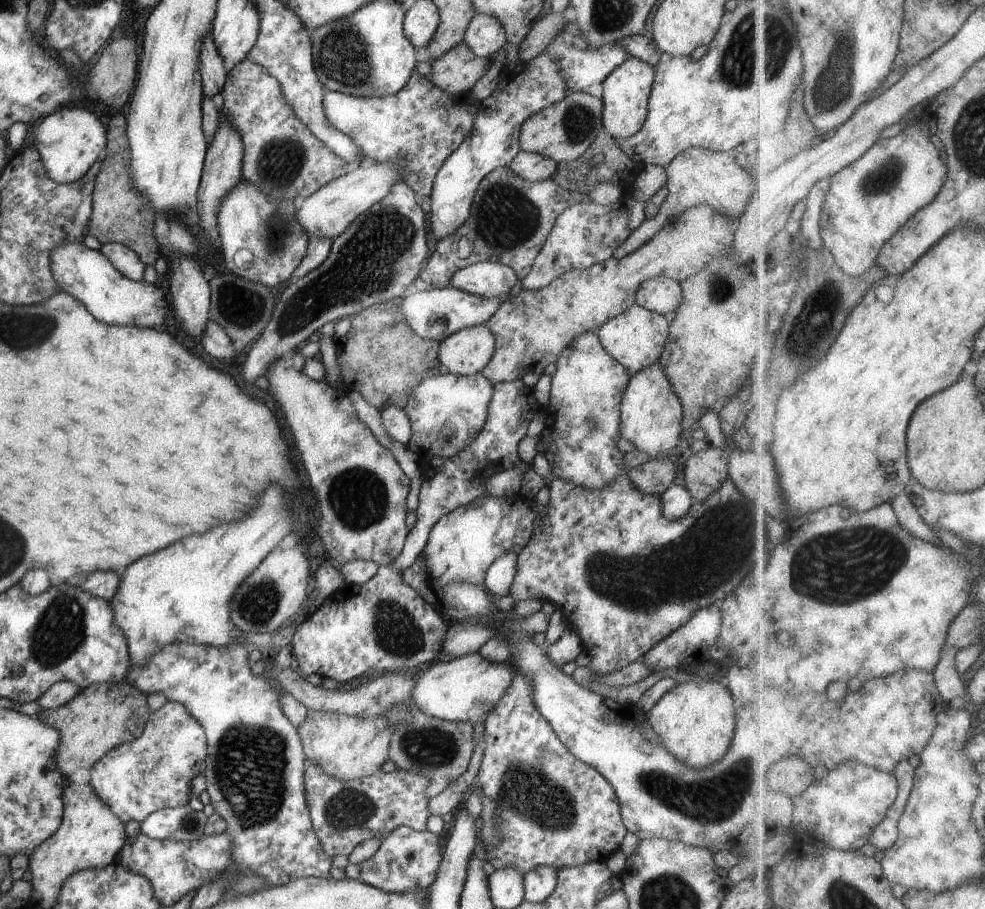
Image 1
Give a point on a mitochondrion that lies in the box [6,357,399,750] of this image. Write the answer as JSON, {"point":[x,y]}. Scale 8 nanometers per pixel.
{"point":[60,630]}

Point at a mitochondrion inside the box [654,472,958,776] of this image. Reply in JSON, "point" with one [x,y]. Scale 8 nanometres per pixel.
{"point":[850,564]}

